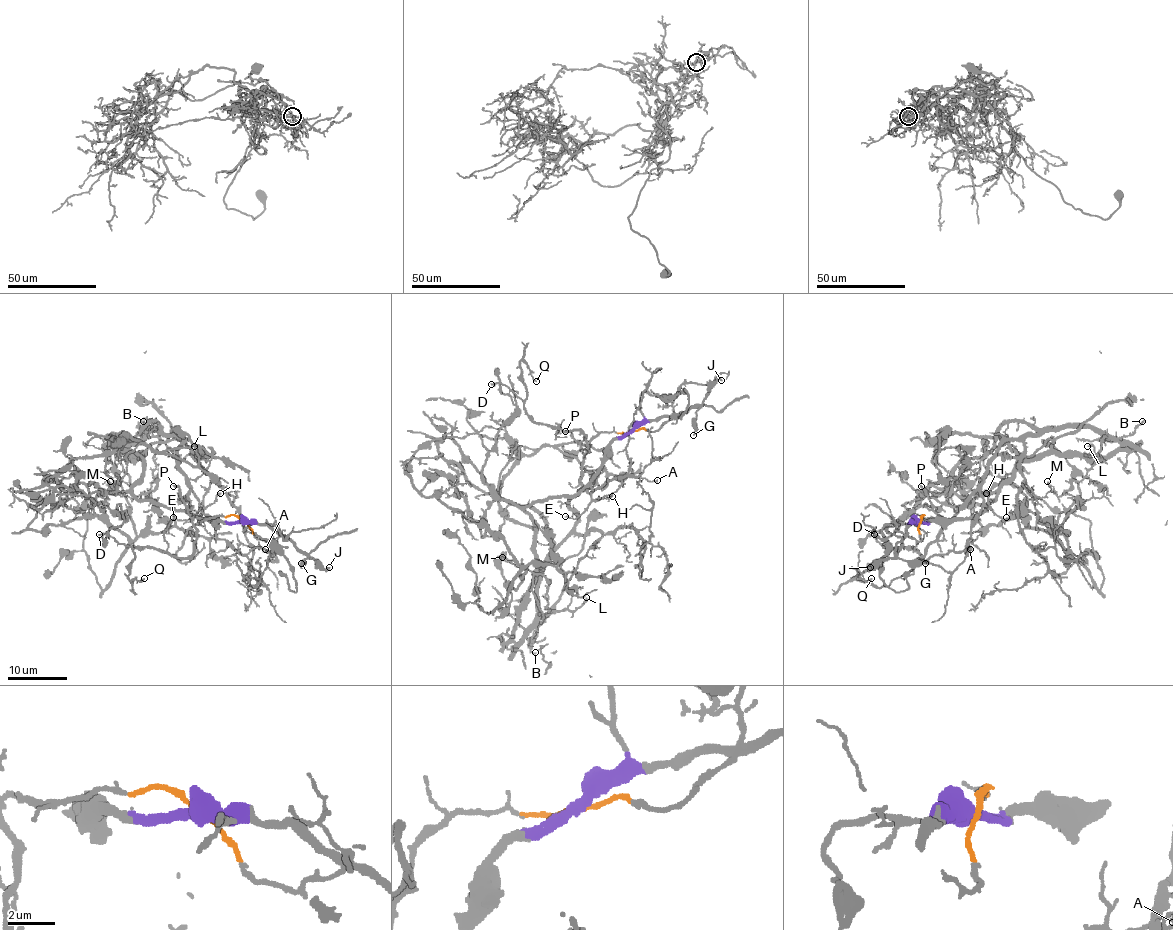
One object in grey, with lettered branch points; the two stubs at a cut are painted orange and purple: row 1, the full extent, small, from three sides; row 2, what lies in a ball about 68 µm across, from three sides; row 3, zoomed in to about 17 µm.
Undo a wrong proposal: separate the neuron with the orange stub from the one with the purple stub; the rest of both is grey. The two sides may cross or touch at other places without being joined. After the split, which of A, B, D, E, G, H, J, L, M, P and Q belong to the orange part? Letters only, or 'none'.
A, B, D, E, H, L, M, P, Q

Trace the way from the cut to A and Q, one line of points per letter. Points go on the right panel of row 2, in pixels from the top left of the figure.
A: (921, 520), (922, 515), (952, 517), (977, 490), (983, 499), (971, 527), (967, 554), (970, 550)
Q: (921, 520), (922, 515), (946, 521), (921, 558), (913, 548), (892, 548), (851, 579), (872, 578)

